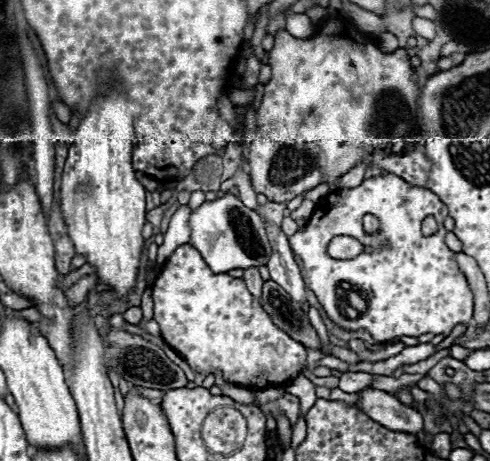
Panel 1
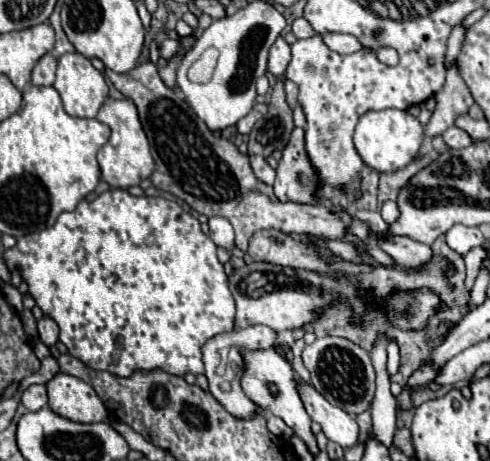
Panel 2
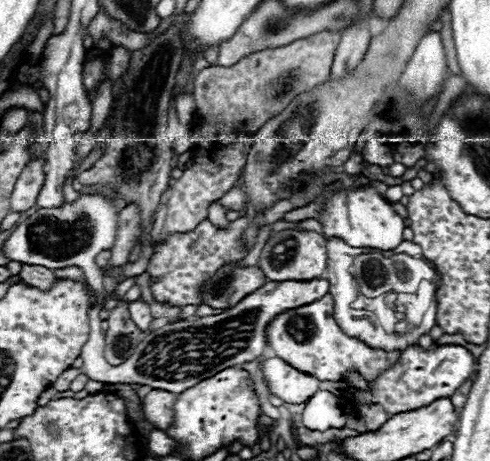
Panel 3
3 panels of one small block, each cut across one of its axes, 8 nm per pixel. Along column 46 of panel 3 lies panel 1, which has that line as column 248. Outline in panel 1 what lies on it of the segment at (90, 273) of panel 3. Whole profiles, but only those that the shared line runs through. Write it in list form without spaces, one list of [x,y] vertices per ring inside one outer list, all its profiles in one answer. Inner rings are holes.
[[[226,192],[224,196],[212,202],[204,202],[190,214],[188,224],[192,230],[190,244],[202,254],[202,258],[206,260],[206,264],[214,274],[224,274],[234,268],[258,268],[268,262],[272,248],[264,230],[264,222],[254,210],[246,208],[236,194]],[[214,234],[220,234],[220,236],[216,244],[210,246],[208,238]]]

